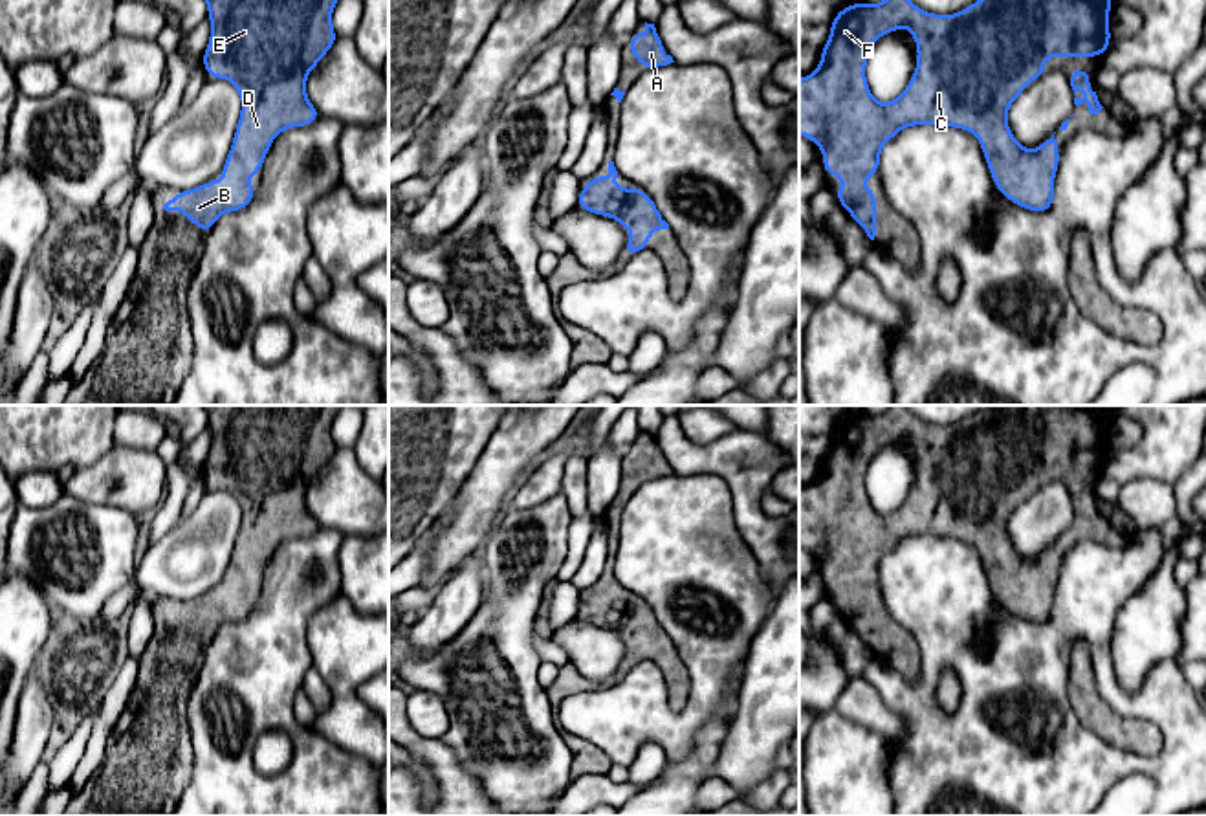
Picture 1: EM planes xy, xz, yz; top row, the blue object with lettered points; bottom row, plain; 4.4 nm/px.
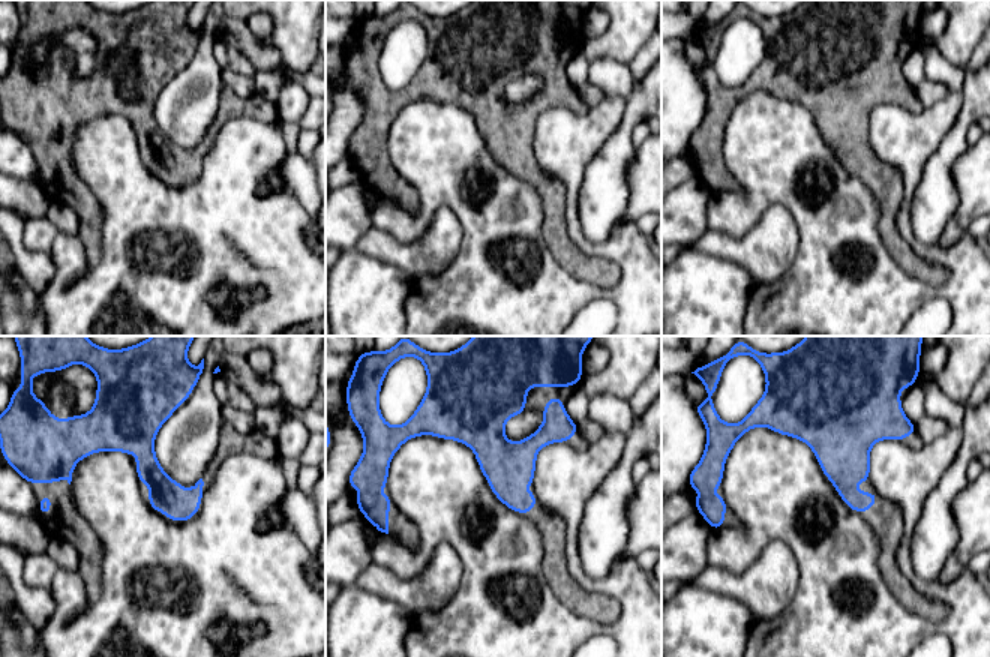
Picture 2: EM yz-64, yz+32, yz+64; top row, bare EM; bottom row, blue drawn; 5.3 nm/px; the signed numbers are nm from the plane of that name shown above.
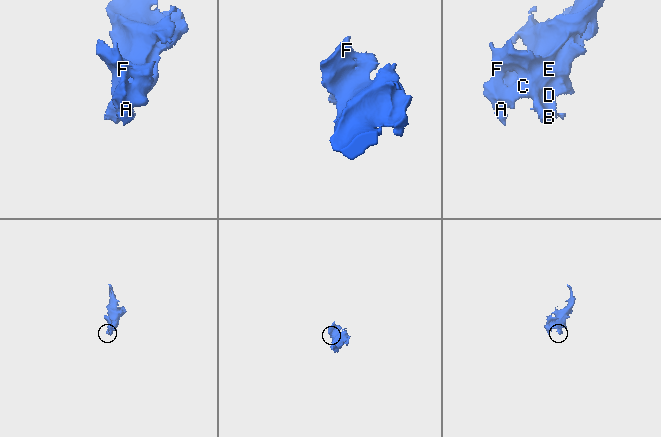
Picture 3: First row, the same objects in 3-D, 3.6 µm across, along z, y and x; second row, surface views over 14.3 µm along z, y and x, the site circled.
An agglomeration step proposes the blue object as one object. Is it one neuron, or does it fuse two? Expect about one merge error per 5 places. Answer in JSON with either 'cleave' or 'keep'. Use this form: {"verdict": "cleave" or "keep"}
{"verdict": "keep"}

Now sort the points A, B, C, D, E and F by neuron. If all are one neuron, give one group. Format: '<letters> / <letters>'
A B C D E F

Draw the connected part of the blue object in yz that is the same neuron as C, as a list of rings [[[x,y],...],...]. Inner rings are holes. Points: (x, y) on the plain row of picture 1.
[[[889,405],[882,414],[858,411],[838,420],[830,447],[821,460],[821,473],[808,488],[799,490],[799,545],[821,557],[825,585],[838,585],[845,600],[832,600],[839,616],[858,633],[871,651],[876,647],[876,601],[861,594],[880,585],[882,557],[902,539],[915,535],[957,537],[975,543],[997,601],[1021,620],[1045,623],[1054,616],[1054,589],[1059,578],[1059,559],[1054,545],[1034,561],[1014,548],[1006,524],[1012,513],[1028,499],[1028,491],[1045,488],[1047,468],[1103,468],[1113,447],[1109,442],[1113,405],[986,405],[955,425],[926,424],[904,405]],[[907,438],[916,453],[916,479],[898,510],[878,513],[865,490],[865,475],[872,451],[894,440]]]

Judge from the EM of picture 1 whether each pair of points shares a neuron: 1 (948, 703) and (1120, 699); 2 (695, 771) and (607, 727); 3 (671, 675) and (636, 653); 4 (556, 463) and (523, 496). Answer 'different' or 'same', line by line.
1: different
2: different
3: same
4: same

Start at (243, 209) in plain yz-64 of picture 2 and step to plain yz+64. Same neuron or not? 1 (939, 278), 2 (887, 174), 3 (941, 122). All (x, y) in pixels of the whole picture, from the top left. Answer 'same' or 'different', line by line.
1: different
2: different
3: same

